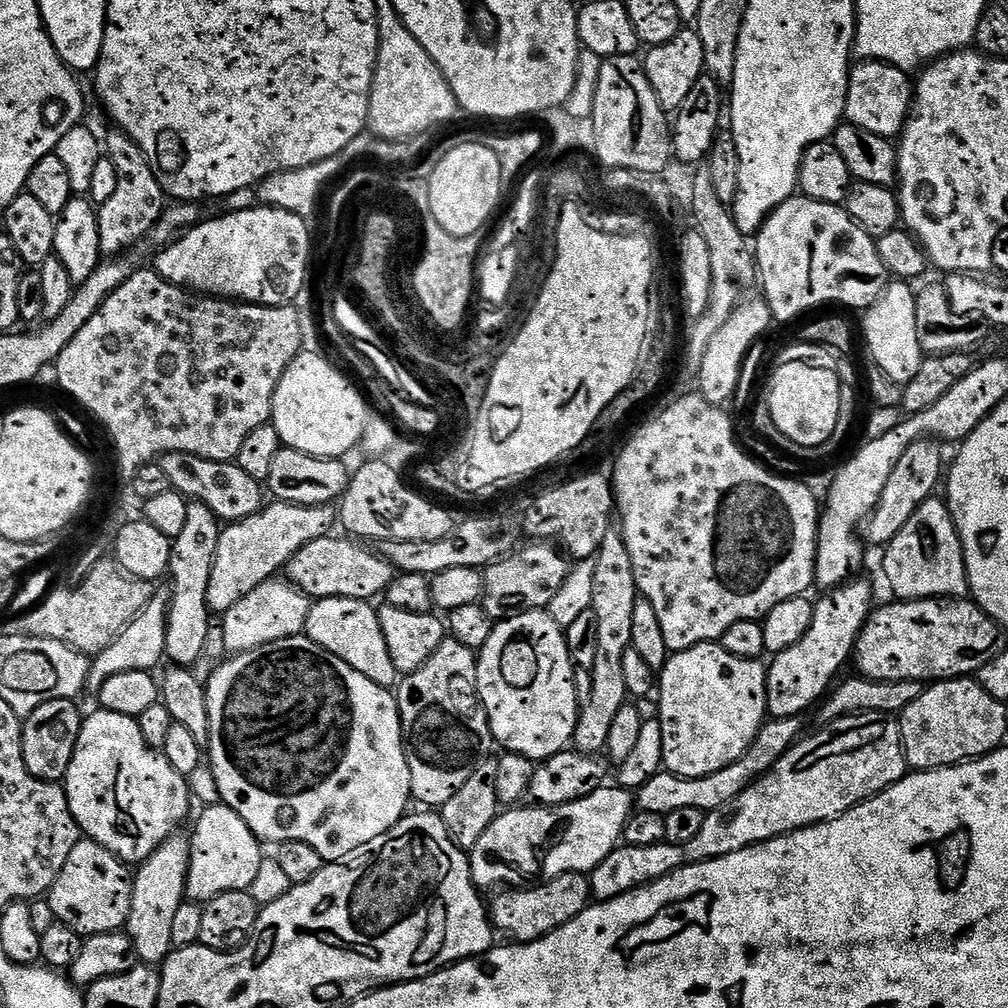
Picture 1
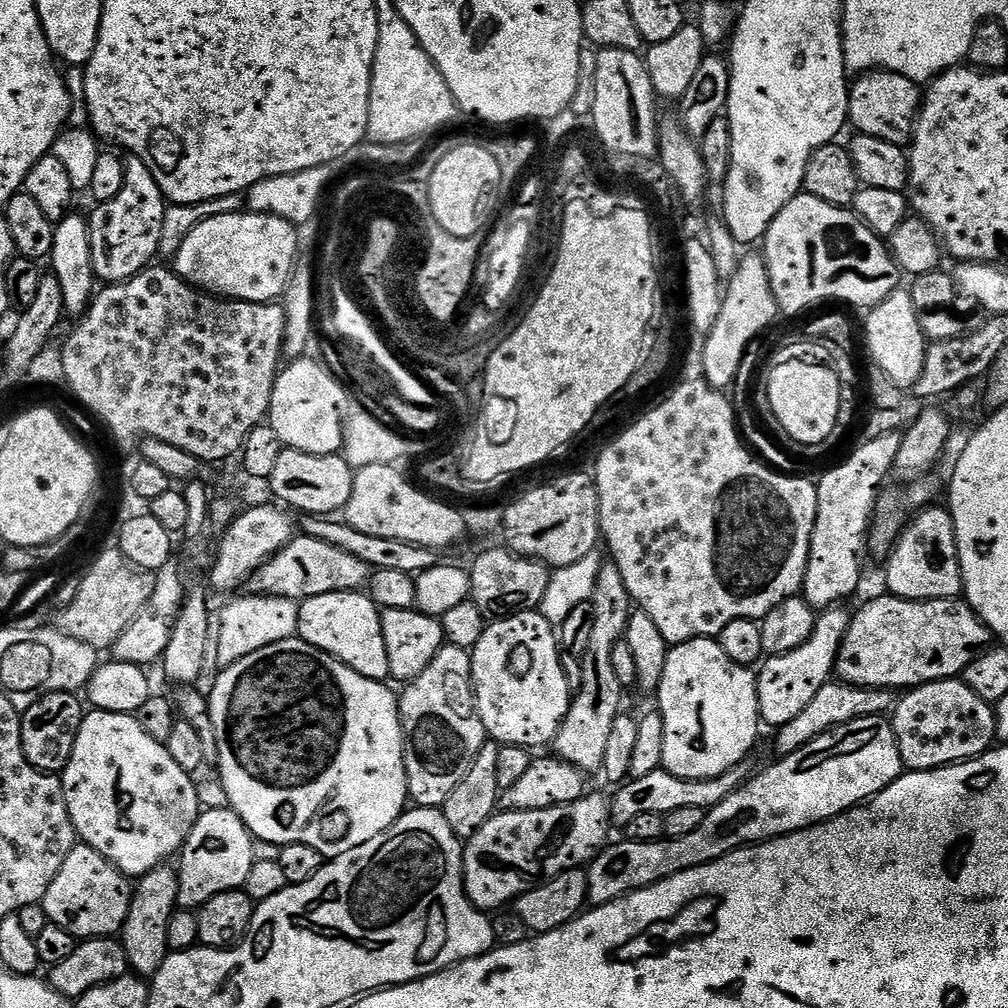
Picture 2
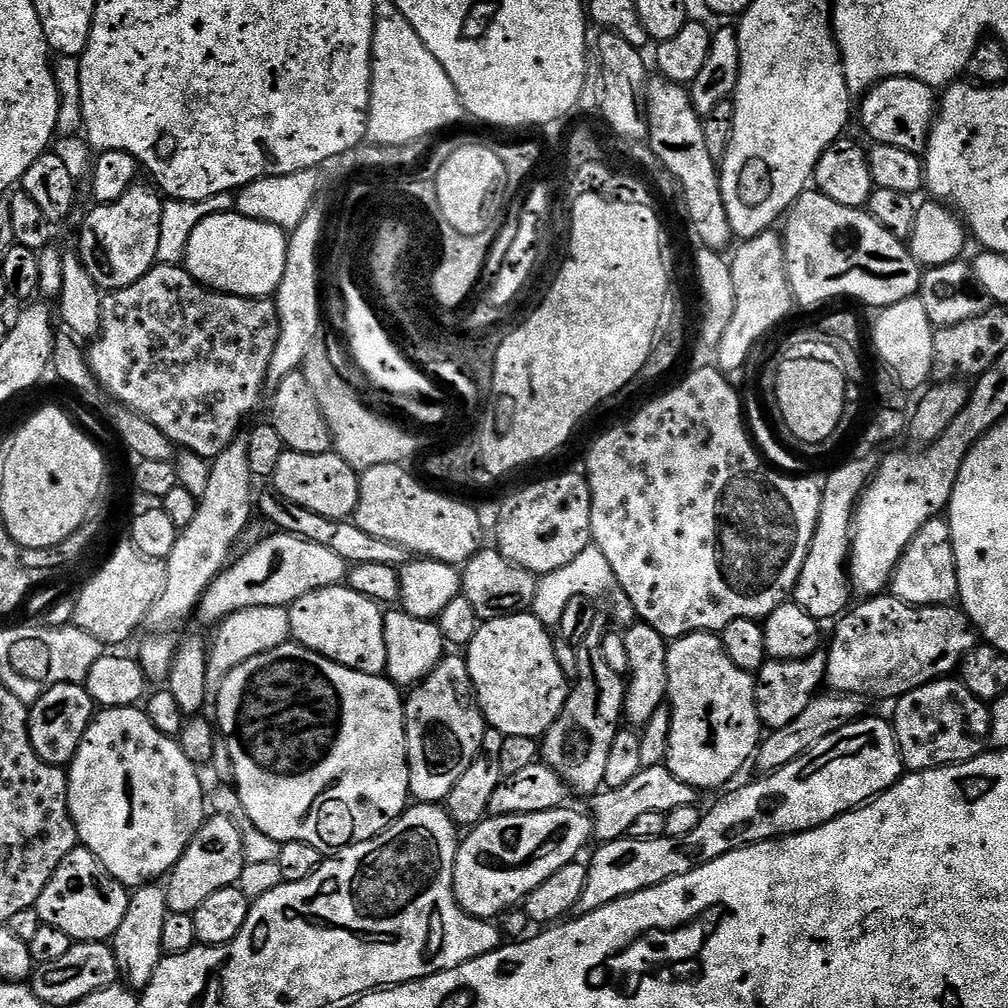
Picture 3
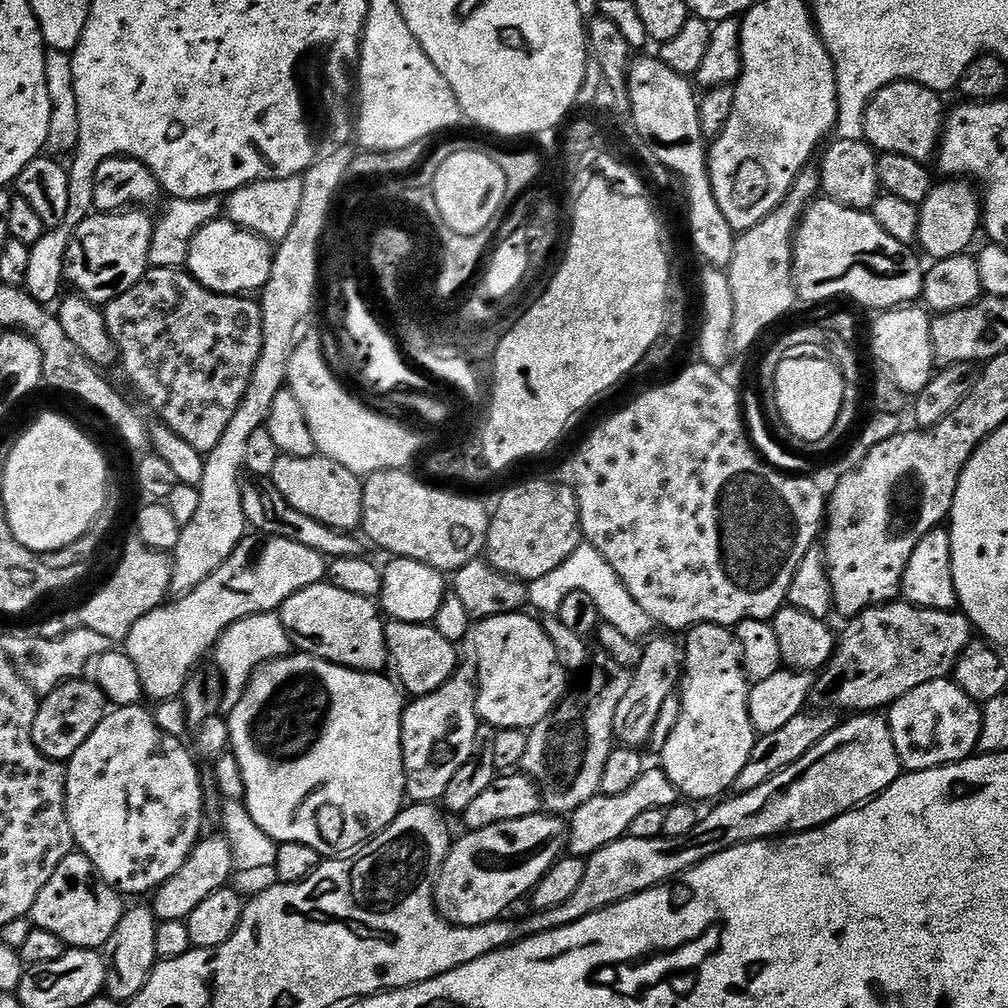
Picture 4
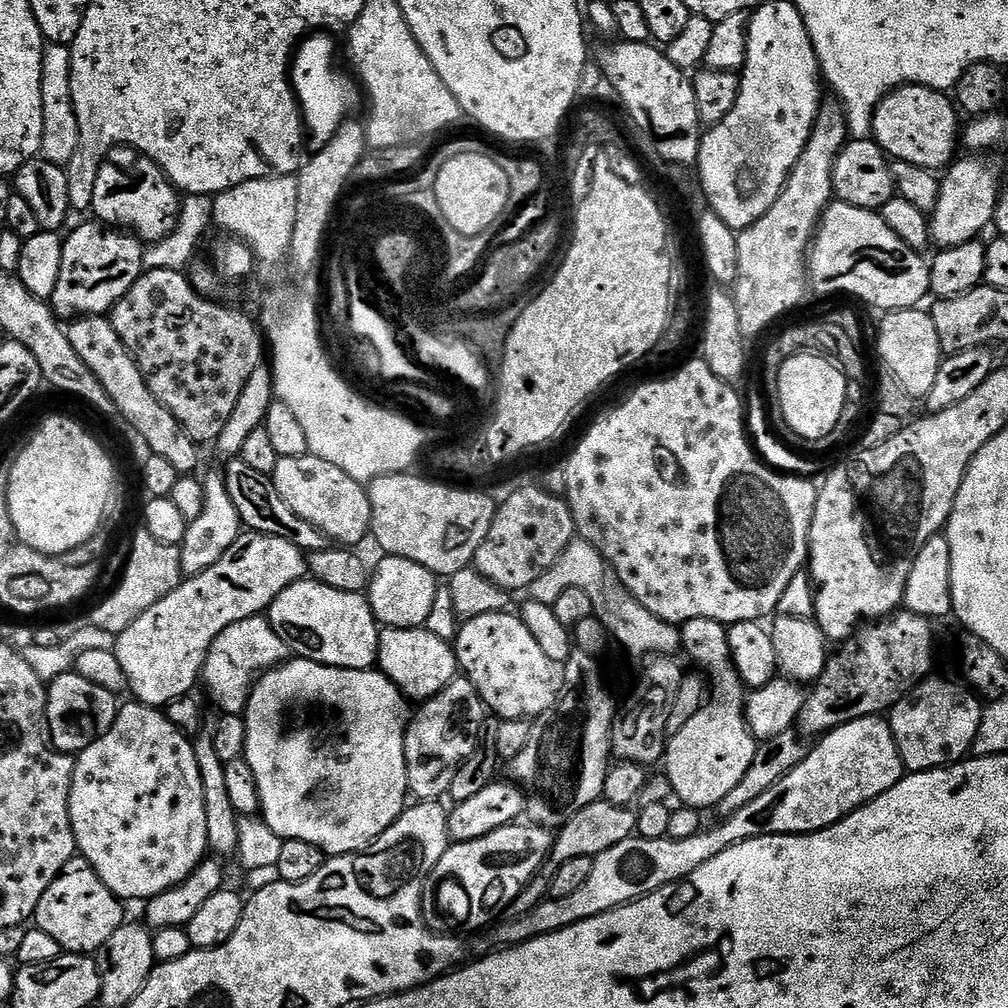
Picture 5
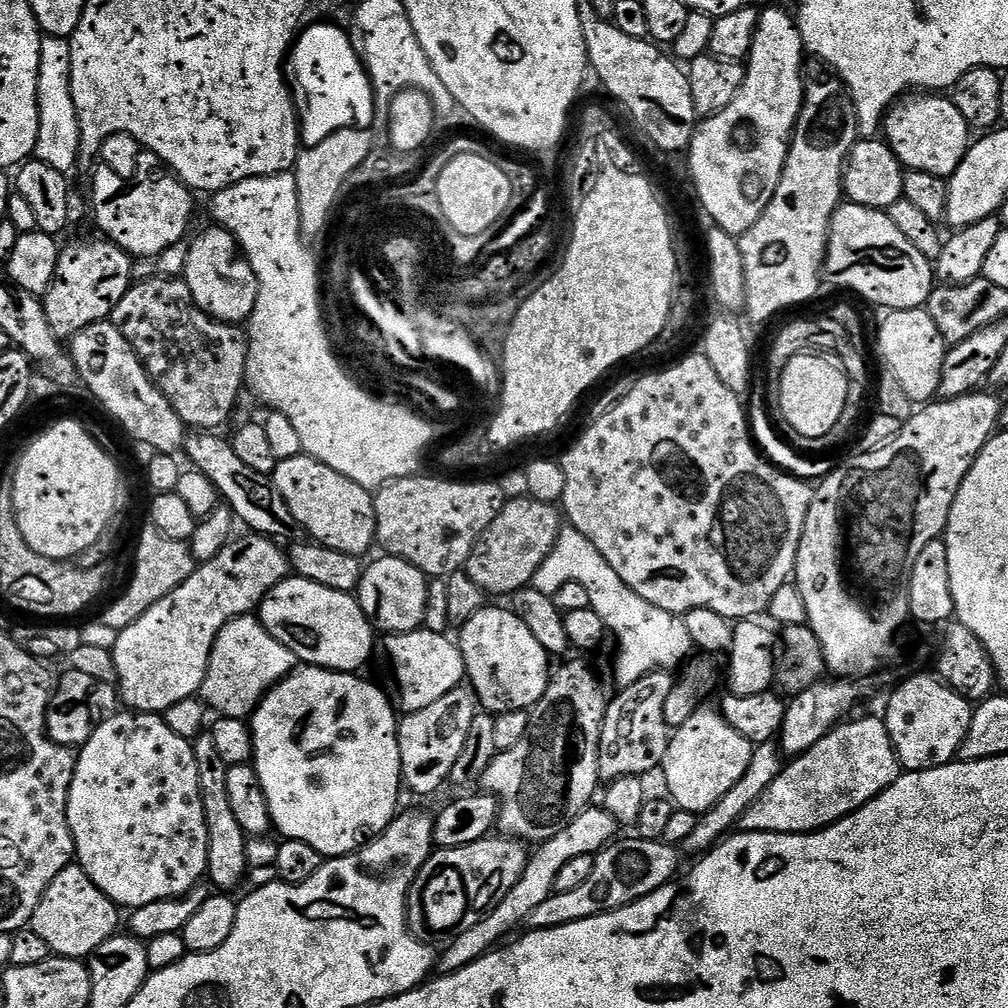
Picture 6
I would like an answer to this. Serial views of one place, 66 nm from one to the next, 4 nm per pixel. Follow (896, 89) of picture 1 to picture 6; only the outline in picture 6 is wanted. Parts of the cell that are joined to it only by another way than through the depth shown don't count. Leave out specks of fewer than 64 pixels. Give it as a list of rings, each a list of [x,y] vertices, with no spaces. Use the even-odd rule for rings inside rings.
[[[916,94],[913,100],[905,99],[883,117],[882,136],[894,150],[905,169],[925,172],[945,178],[962,166],[970,147],[970,129],[966,118],[962,118],[958,106],[944,94]],[[908,100],[908,101],[907,101]],[[901,107],[901,108],[900,108]]]

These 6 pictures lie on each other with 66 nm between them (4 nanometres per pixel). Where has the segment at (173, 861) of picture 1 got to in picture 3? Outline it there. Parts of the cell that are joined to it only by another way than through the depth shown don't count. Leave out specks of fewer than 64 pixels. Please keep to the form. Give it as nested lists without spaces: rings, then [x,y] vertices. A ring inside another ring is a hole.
[[[151,883],[131,893],[126,918],[122,918],[122,926],[118,926],[110,941],[119,979],[127,987],[142,990],[150,982],[150,978],[154,978],[154,970],[166,955],[162,946],[162,926],[166,926],[168,913],[163,887]]]

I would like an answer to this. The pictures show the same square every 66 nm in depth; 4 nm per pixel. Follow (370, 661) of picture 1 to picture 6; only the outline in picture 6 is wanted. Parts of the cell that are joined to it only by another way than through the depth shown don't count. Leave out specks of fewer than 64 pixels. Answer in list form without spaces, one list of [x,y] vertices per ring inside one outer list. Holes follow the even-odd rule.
[[[295,574],[267,592],[259,606],[258,619],[269,634],[295,654],[297,661],[313,668],[356,674],[372,656],[374,629],[368,615],[360,609],[359,599]]]

